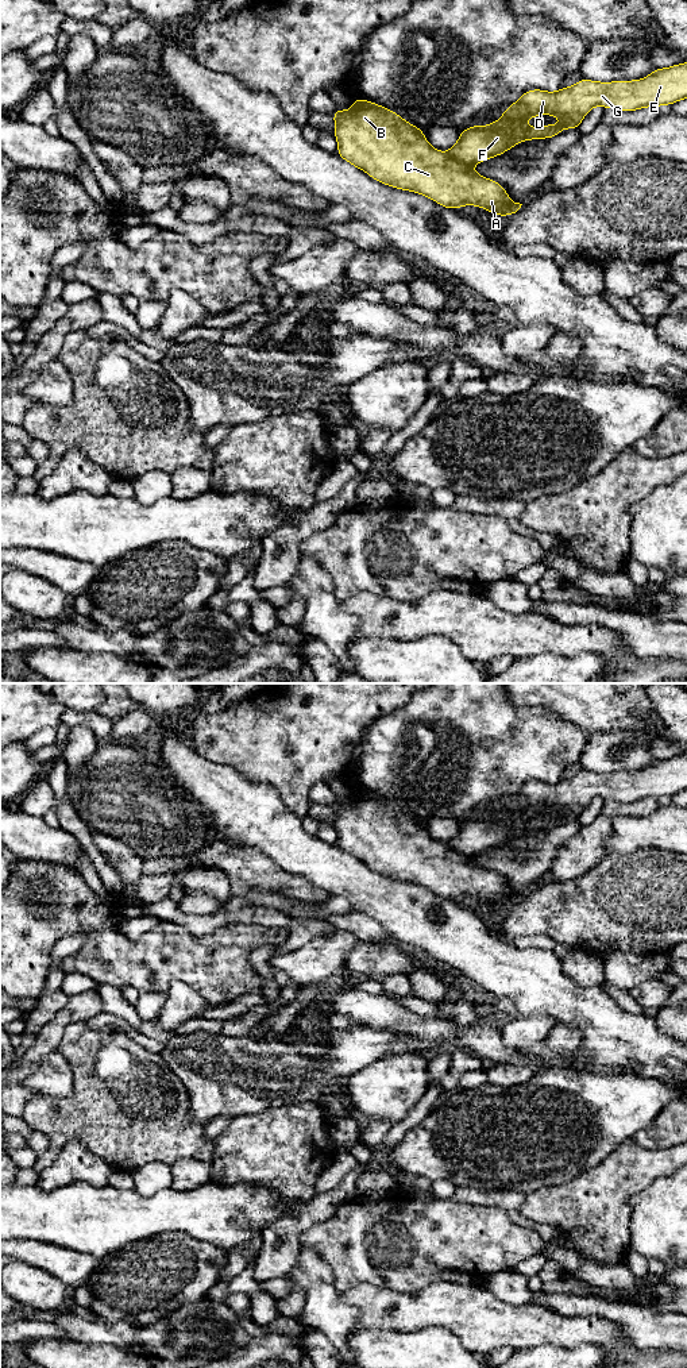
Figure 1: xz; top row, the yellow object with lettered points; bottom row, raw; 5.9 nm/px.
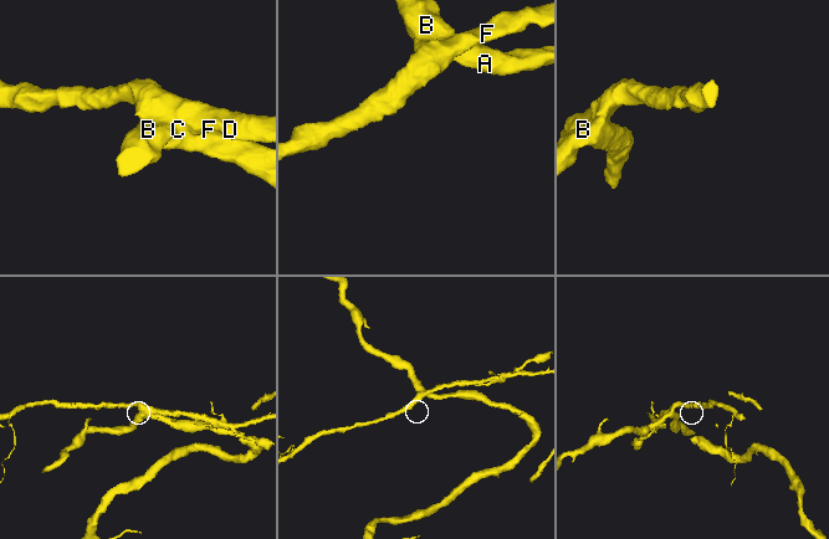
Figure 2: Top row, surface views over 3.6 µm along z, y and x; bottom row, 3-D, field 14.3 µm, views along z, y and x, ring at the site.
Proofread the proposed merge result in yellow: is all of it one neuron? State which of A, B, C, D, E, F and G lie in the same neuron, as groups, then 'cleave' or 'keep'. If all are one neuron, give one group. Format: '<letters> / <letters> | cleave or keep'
A B C D E F G | keep

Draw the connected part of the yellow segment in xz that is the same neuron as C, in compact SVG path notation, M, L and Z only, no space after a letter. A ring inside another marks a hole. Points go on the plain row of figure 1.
M687 754L655 760L649 767L634 772L601 774L582 770L575 777L556 783L529 781L503 801L501 810L489 817L470 817L460 822L458 833L447 844L432 839L425 831L424 821L412 817L397 804L358 787L352 799L347 802L335 799L331 808L335 810L337 847L373 871L400 882L416 883L448 901L474 897L485 899L487 905L512 907L522 895L510 893L501 875L472 863L472 856L502 847L522 832L549 831L560 826L563 821L576 821L595 797L632 804L647 798L672 797L683 790L687 790ZM543 805L559 808L563 814L522 818L529 809Z

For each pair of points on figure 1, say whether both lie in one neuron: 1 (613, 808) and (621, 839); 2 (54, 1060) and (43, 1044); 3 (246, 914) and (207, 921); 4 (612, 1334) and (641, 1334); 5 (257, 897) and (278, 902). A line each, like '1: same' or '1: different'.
1: different
2: different
3: same
4: different
5: same

